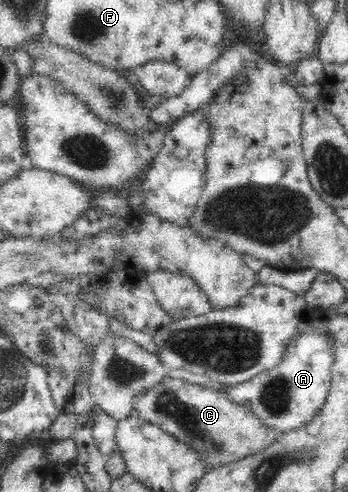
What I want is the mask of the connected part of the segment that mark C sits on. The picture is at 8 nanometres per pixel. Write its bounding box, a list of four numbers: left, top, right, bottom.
[134,376,277,471]

